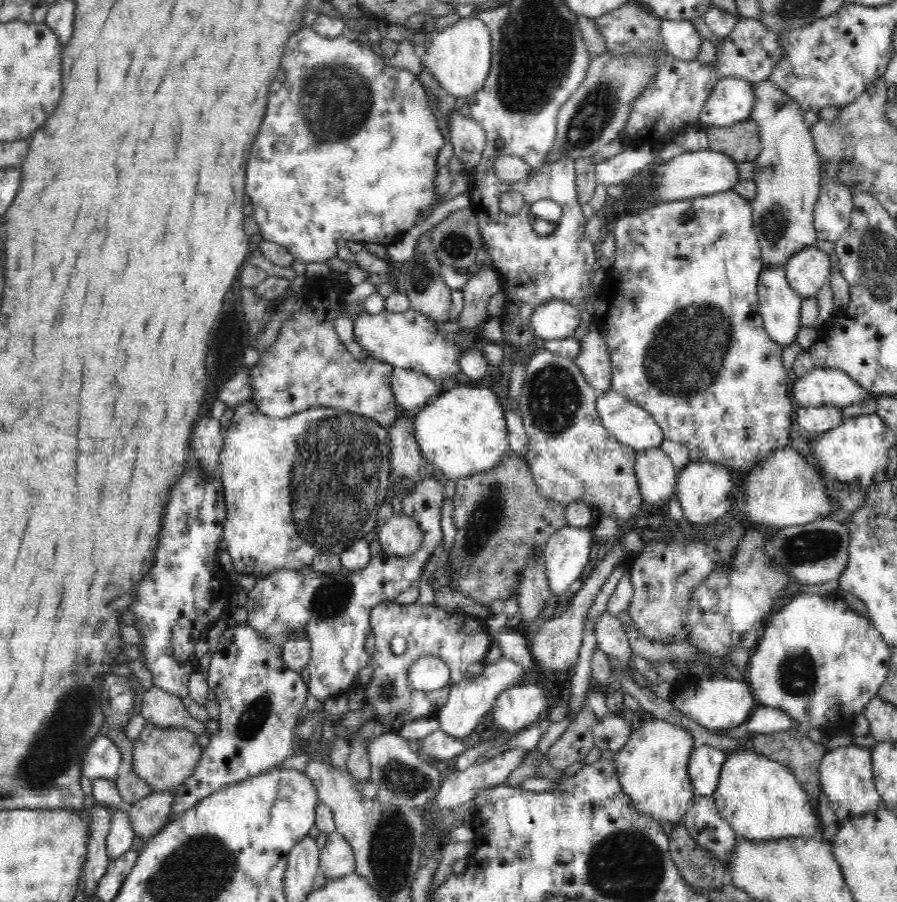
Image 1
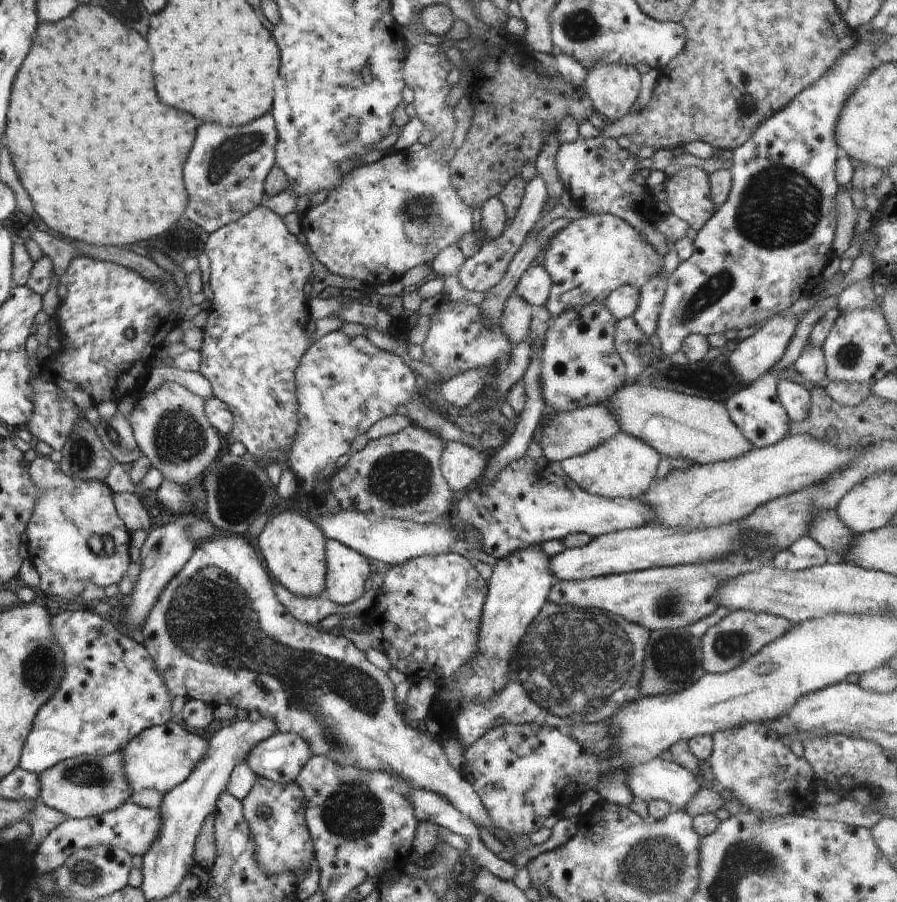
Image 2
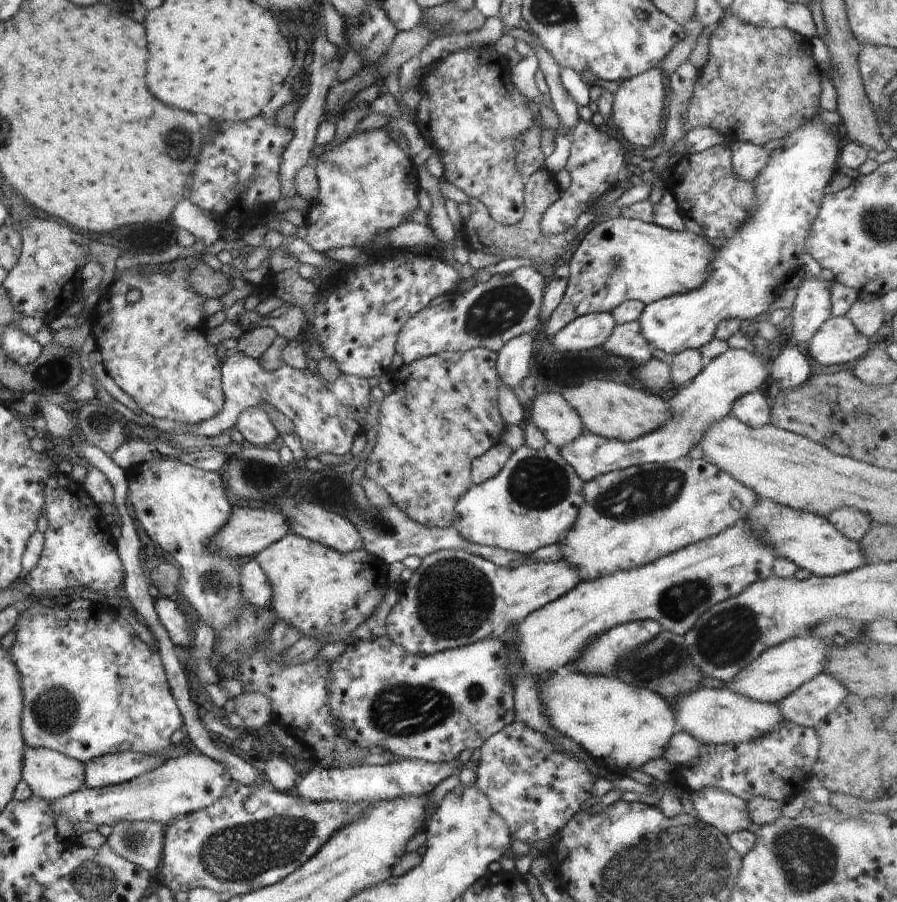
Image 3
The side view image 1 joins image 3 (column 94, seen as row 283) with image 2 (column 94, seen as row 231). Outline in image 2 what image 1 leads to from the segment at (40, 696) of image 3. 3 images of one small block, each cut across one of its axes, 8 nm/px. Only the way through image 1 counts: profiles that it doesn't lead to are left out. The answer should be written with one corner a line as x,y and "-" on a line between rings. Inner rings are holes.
88,609
65,611
57,613
52,617
52,624
55,629
56,640
63,647
64,651
64,672
63,680
60,683
59,690
52,696
46,704
44,704
44,712
40,712
40,716
36,718
36,728
32,728
32,736
28,737
28,744
24,744
24,760
20,760
19,767
26,772
40,774
40,772
46,771
48,768
52,768
55,764
62,762
72,757
82,755
94,755
94,756
108,756
112,753
122,751
127,747
127,744
135,738
136,735
142,734
144,730
150,727
160,726
166,724
172,718
172,700
168,688
164,682
164,678
161,678
160,672
156,670
155,658
147,650
147,646
143,643
138,644
131,638
128,638
124,633
120,631
117,624
108,619
102,618
98,613
93,613

